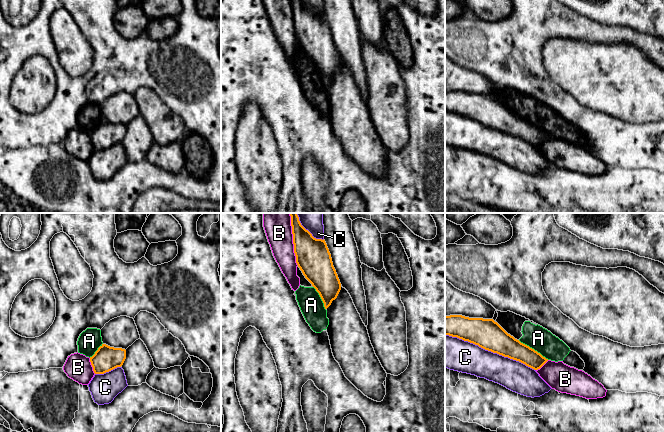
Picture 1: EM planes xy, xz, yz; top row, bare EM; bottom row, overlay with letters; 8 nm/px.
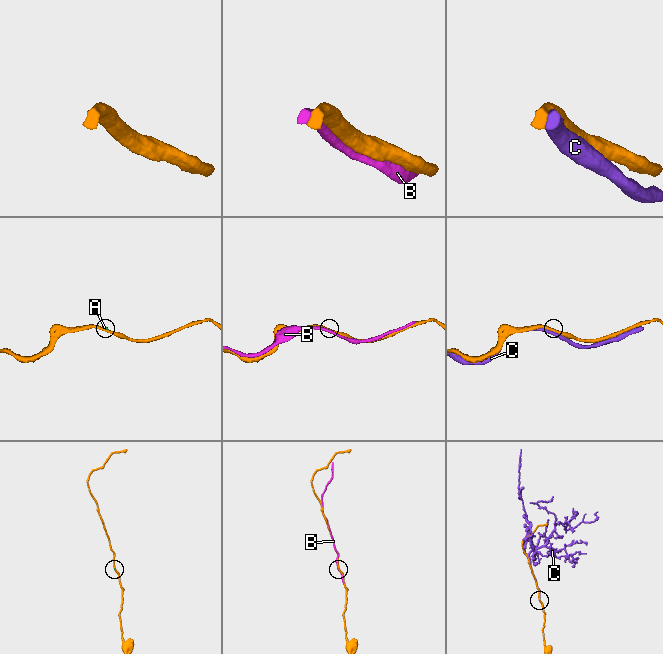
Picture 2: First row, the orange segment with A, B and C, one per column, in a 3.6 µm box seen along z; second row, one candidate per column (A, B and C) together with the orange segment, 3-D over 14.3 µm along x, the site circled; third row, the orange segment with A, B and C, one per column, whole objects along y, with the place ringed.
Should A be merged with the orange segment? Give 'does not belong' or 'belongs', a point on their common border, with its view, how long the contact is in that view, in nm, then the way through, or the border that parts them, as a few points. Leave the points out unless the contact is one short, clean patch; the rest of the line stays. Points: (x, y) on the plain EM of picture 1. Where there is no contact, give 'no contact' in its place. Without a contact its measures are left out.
does not belong; contact yz (533, 125); length 300 nm; border yz (518, 116), (548, 135)

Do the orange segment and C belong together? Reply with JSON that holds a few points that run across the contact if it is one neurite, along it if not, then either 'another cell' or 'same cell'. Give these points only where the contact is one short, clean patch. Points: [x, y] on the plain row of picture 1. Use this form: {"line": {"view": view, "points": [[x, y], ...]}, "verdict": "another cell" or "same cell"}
{"verdict": "another cell"}

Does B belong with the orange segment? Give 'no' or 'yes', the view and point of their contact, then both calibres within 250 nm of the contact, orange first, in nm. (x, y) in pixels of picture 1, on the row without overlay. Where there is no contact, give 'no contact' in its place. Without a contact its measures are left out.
no | xz (294, 21) | 280/200 nm

